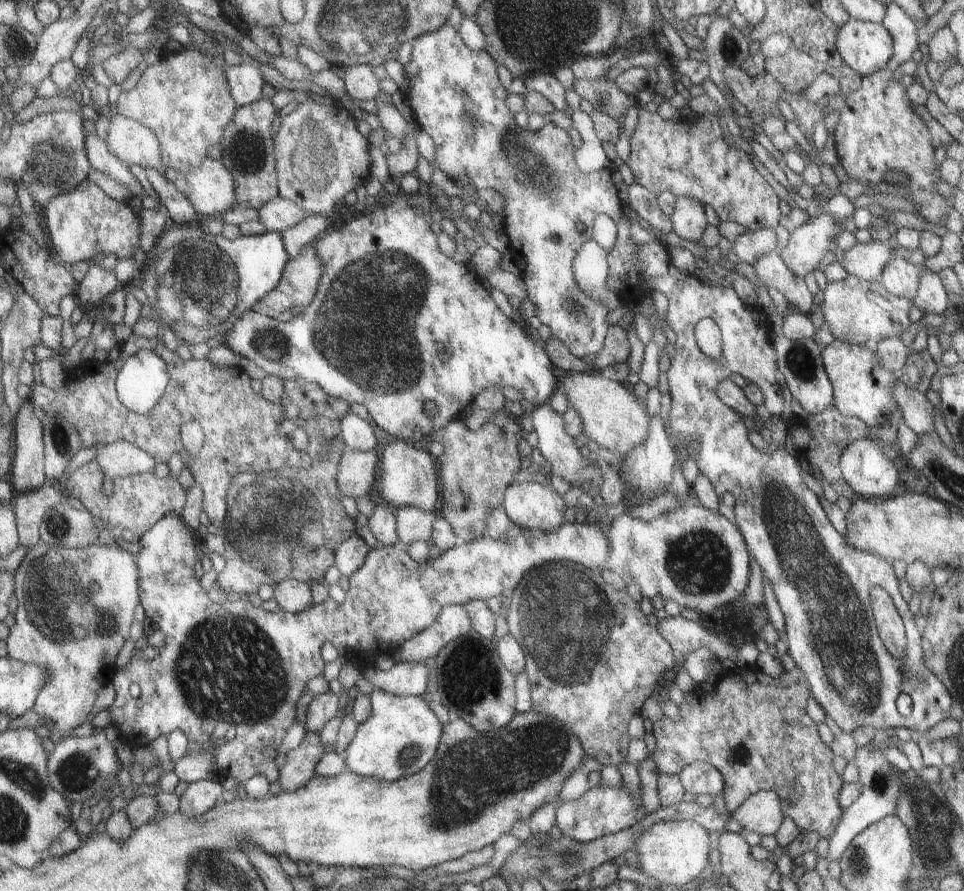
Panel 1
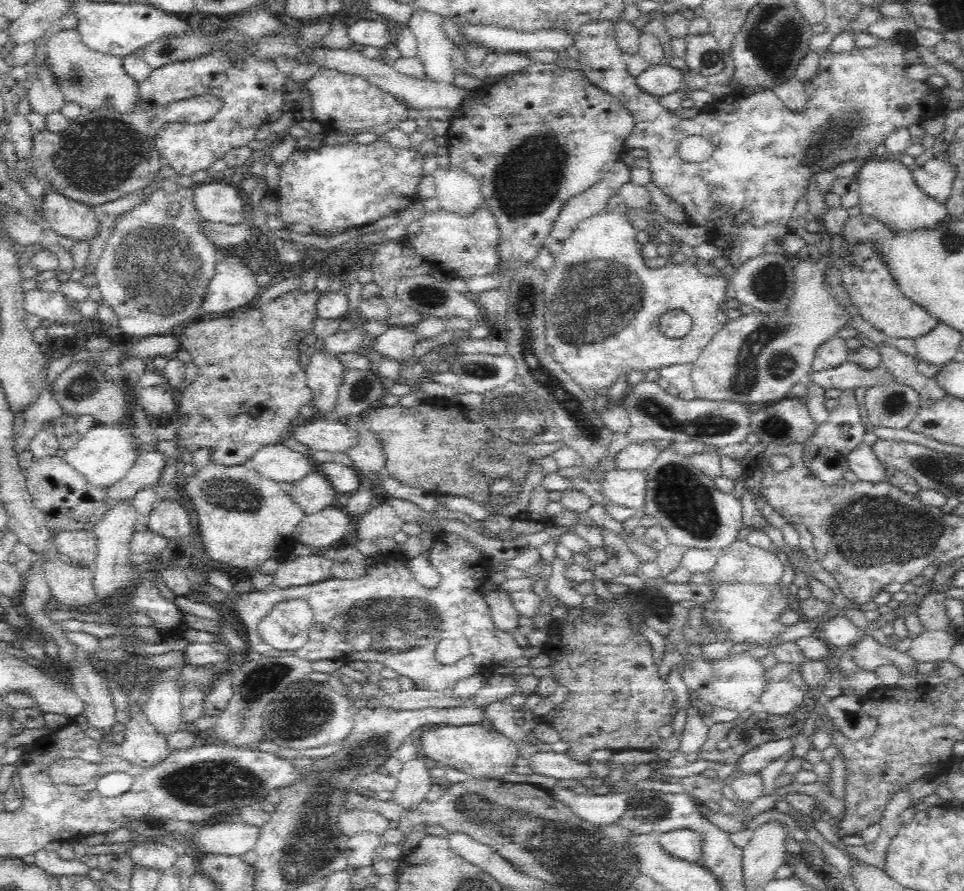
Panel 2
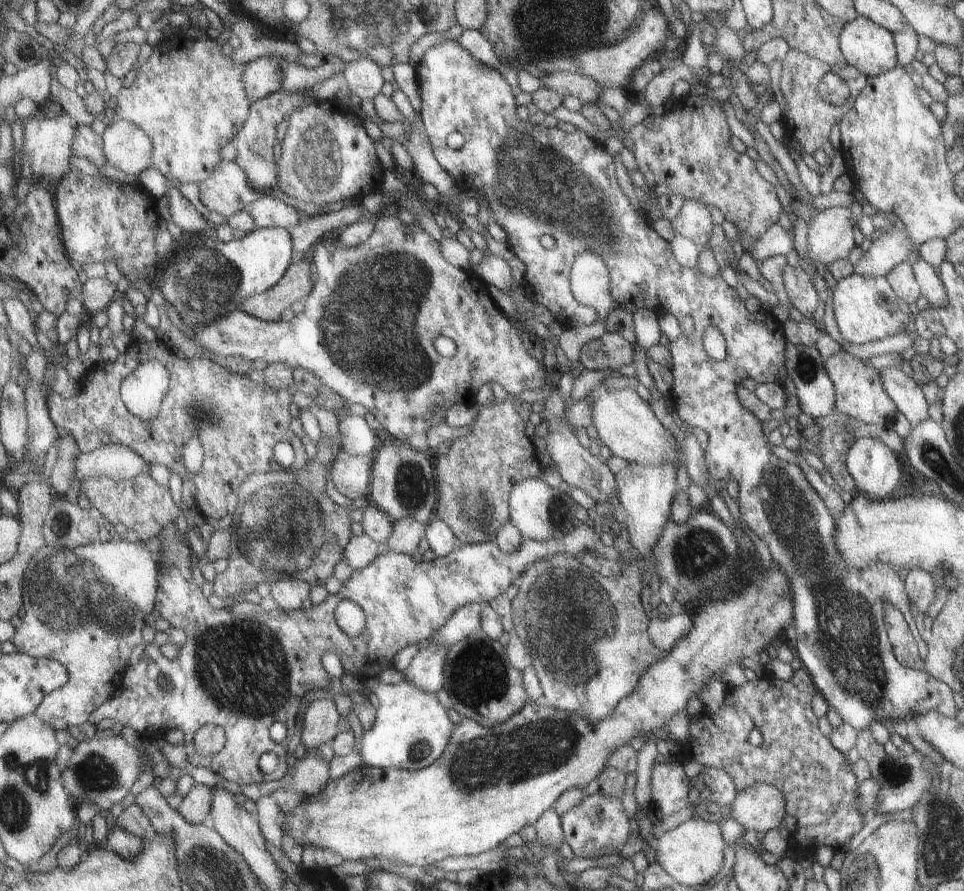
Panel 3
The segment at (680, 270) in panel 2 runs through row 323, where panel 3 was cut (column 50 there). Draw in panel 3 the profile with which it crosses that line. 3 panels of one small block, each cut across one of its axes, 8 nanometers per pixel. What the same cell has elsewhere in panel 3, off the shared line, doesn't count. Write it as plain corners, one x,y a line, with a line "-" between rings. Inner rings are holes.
114,537
109,541
97,540
74,549
45,545
31,558
31,562
27,565
23,577
23,600
25,604
25,606
23,606
23,612
25,613
22,617
22,623
17,627
17,634
15,634
11,642
17,651
32,657
39,657
40,659
44,657
45,659
60,662
69,672
69,682
64,684
60,689
47,694
44,701
37,707
37,710
34,710
39,718
48,721
56,717
59,720
65,721
69,728
73,725
79,726
79,724
87,722
89,716
91,716
103,702
107,702
107,700
114,696
117,690
122,689
123,676
125,676
127,668
132,665
131,654
133,654
133,650
143,642
141,632
143,632
143,626
147,626
145,616
152,614
157,602
157,590
159,590
159,560
155,558
155,553
149,552
149,550
145,548
142,542
143,540
140,538
134,542
129,542
123,537

